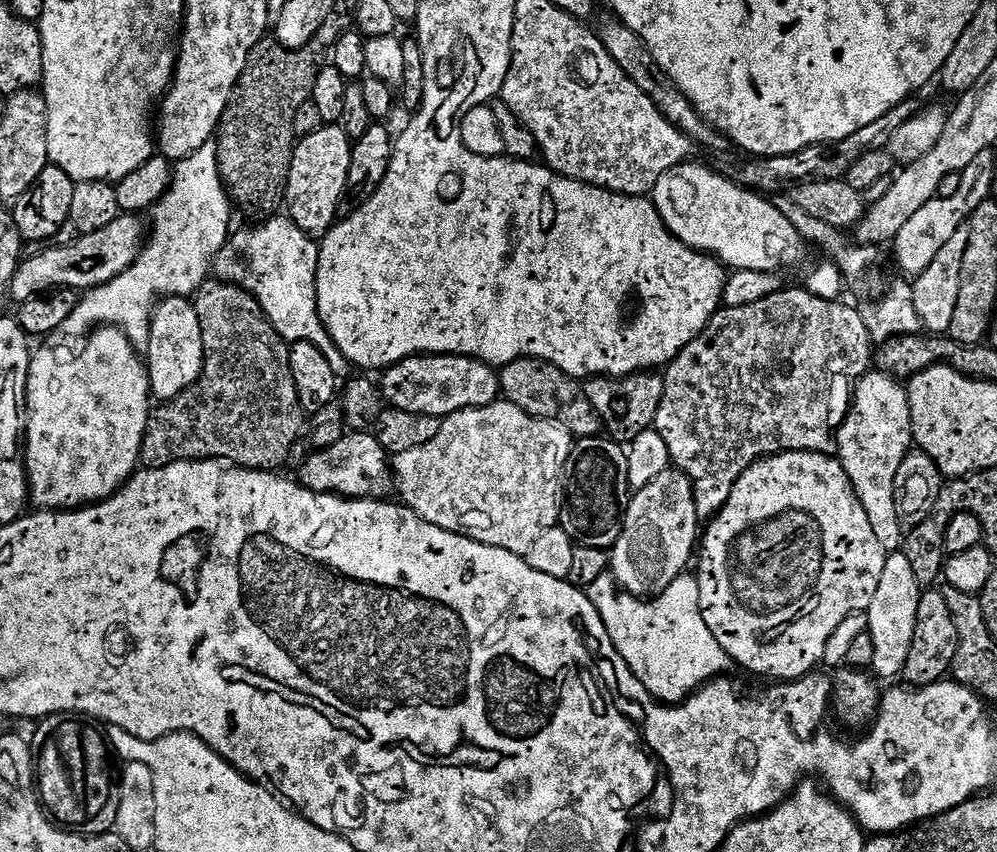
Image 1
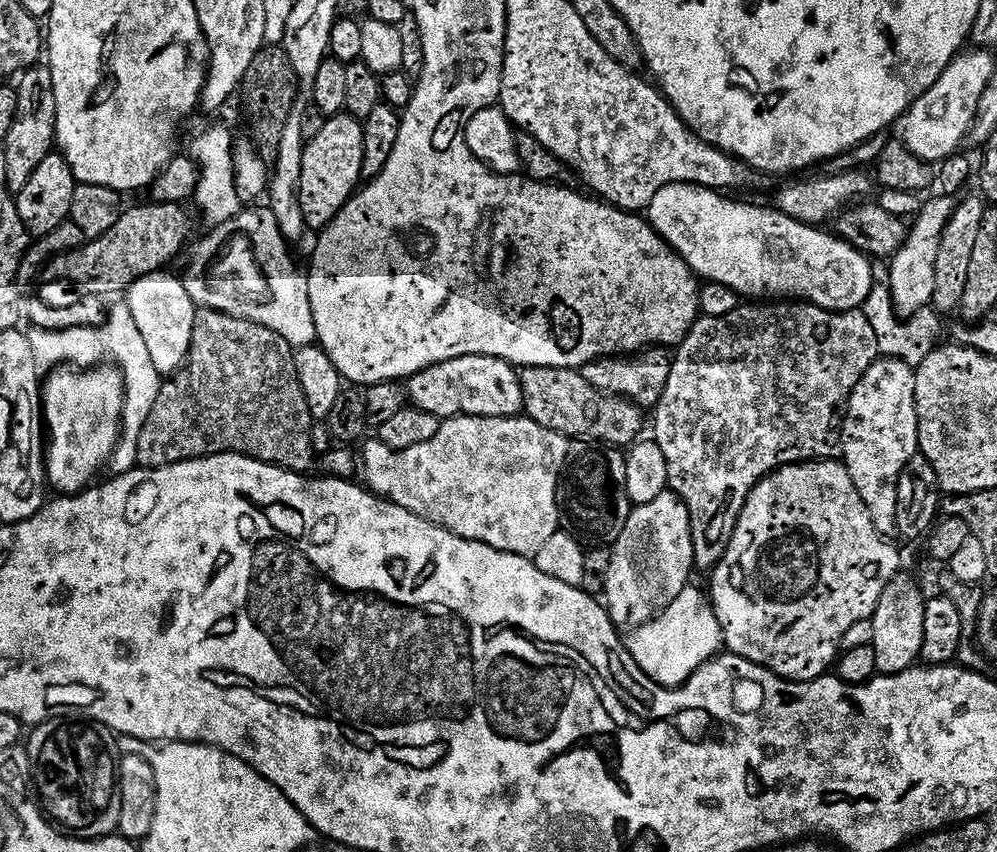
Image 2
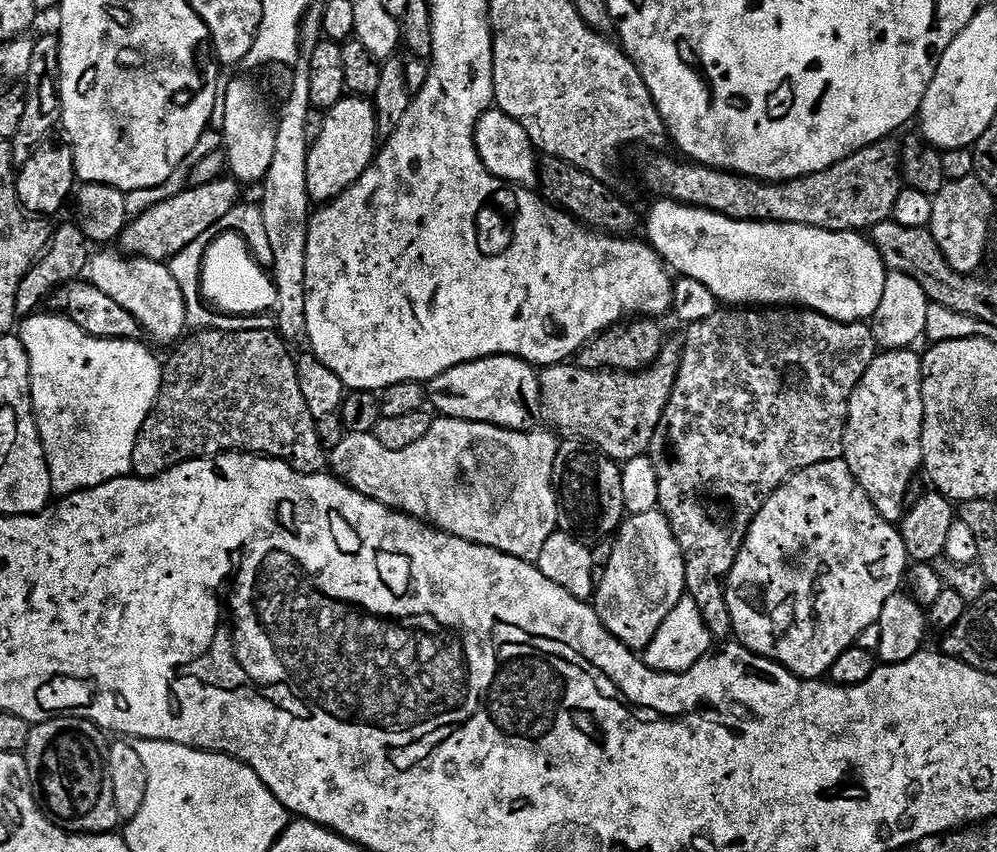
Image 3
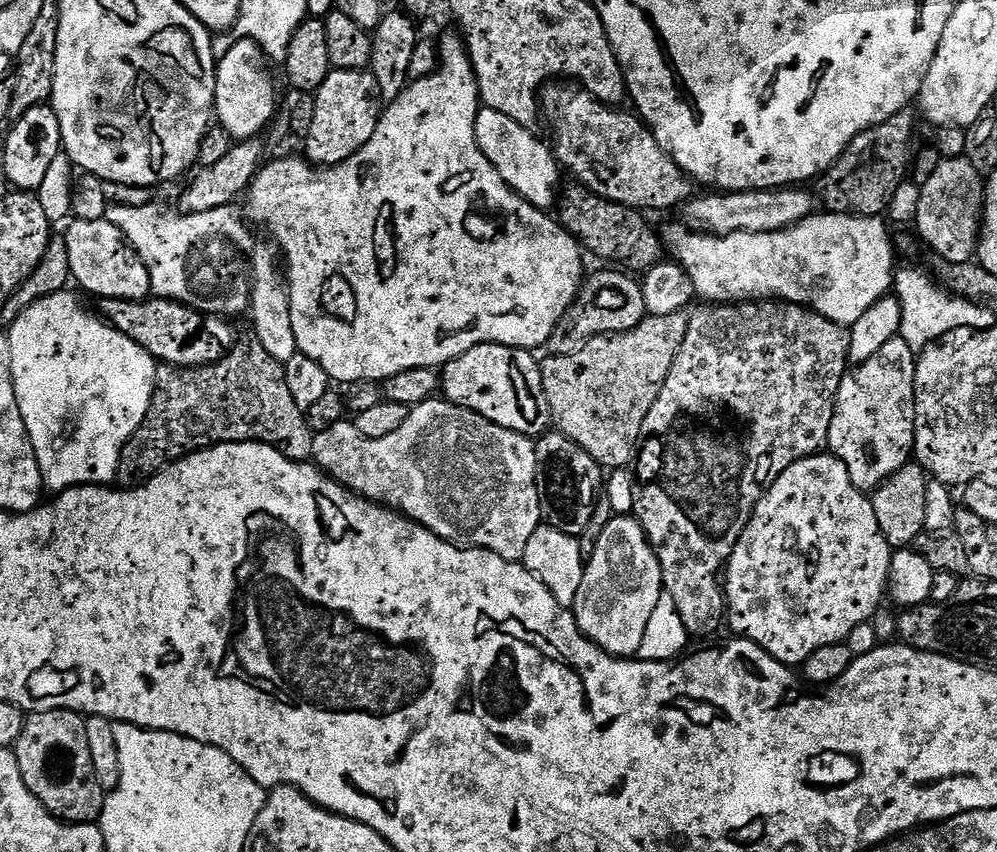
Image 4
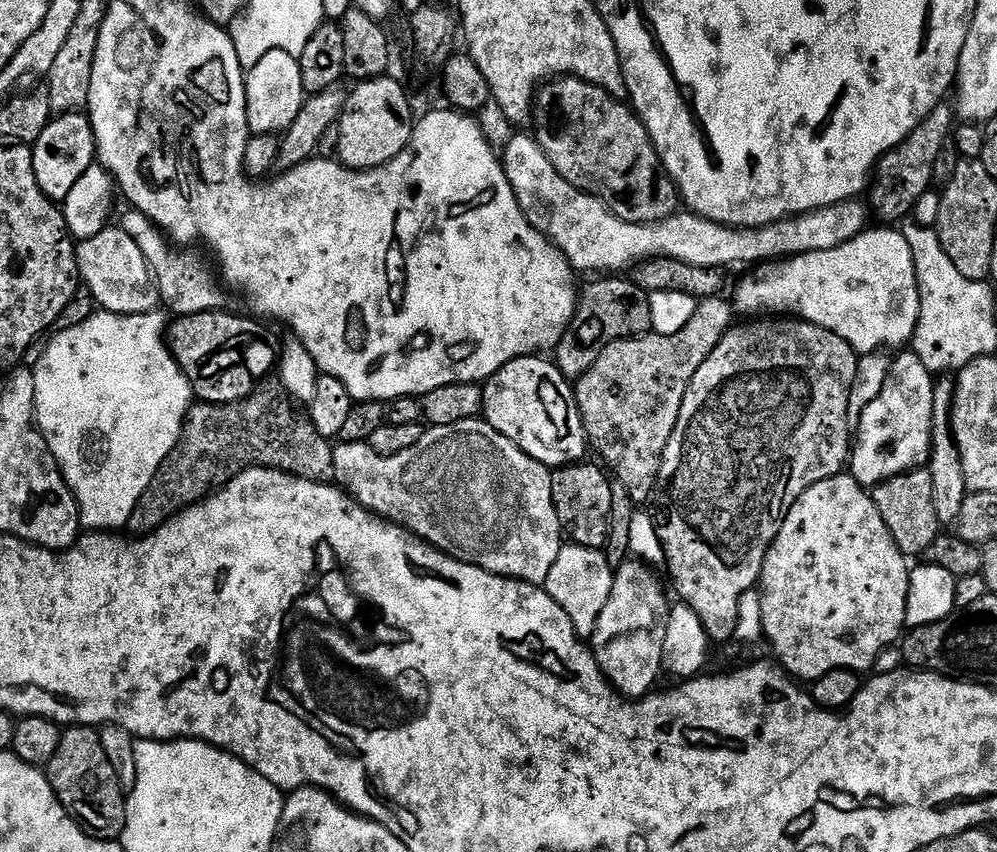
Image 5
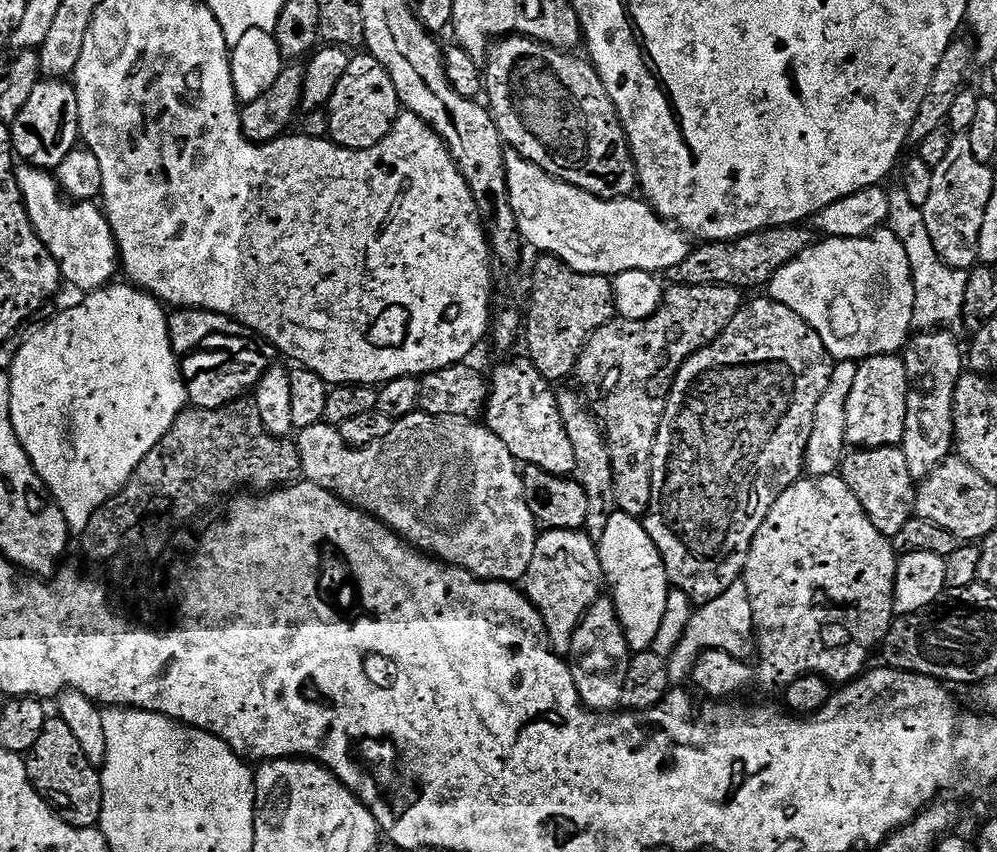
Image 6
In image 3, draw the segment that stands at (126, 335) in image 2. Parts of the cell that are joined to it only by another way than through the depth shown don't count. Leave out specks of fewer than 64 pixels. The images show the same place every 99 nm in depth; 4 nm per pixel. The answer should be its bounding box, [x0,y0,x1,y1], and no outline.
[18,314,162,498]

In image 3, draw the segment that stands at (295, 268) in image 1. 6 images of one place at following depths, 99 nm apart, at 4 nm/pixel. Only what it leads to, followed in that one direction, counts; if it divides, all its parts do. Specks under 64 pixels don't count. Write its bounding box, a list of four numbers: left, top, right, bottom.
[169,204,273,332]

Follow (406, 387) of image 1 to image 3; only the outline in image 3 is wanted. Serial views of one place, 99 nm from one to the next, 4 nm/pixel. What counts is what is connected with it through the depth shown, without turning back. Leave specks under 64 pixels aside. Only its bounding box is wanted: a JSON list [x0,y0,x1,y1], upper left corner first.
[426,356,545,432]

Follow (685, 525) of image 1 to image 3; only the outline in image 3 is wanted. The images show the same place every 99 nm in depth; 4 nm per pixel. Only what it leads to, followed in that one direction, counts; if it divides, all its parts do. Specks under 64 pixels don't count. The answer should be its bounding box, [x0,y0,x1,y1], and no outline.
[592,510,687,652]

